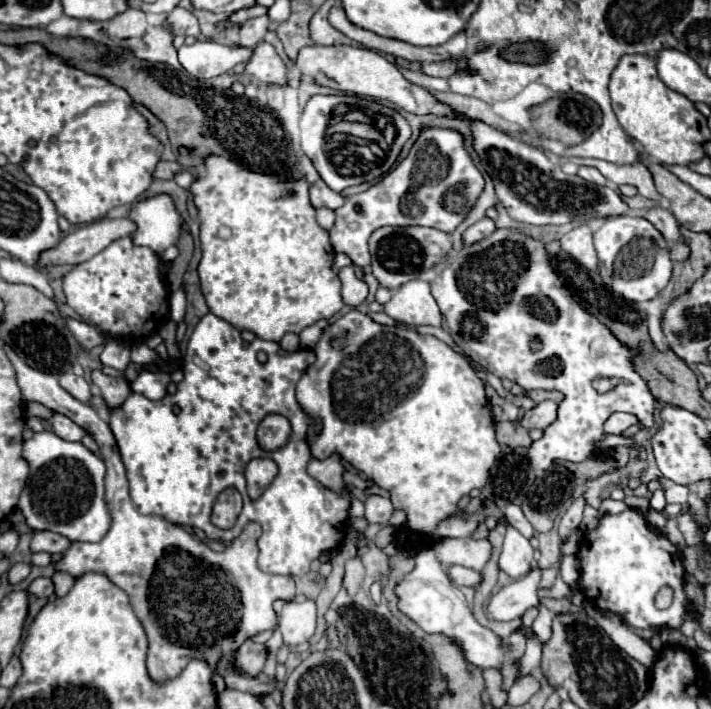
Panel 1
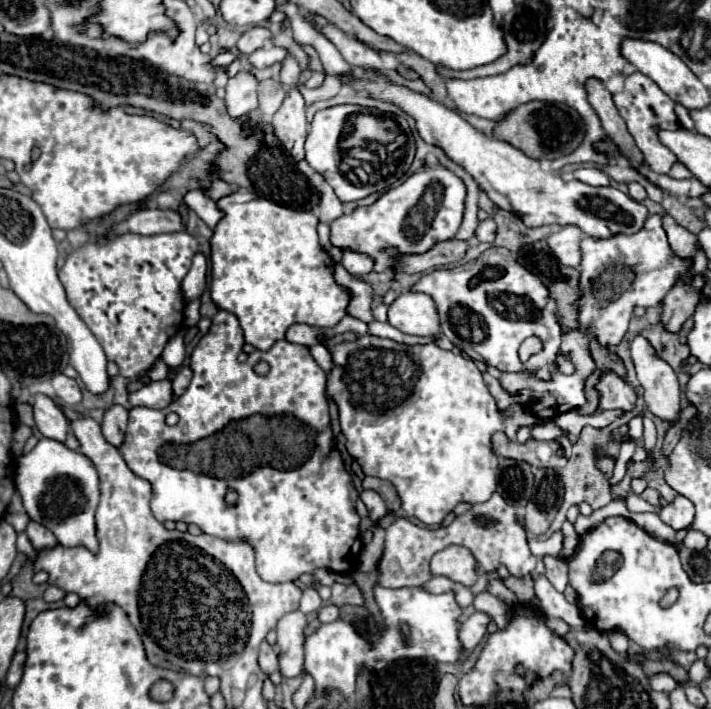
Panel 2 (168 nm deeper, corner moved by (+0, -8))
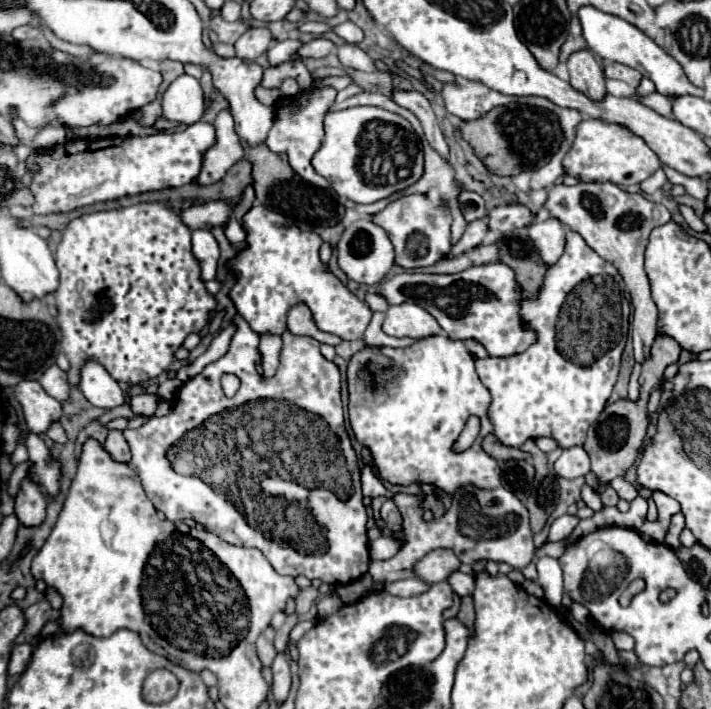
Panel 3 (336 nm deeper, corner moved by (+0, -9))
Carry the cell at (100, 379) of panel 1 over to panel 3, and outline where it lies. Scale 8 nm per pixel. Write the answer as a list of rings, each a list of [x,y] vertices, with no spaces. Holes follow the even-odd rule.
[[[111,430],[109,432],[107,442],[105,442],[105,450],[117,462],[129,462],[131,460],[131,452],[129,452],[127,440],[123,438],[123,434],[119,430]]]

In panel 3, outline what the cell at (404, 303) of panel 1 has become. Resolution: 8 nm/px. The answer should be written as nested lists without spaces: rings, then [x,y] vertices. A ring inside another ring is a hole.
[[[405,302],[399,306],[389,306],[389,310],[385,312],[383,332],[395,338],[425,338],[433,334],[443,334],[443,328],[427,310]]]

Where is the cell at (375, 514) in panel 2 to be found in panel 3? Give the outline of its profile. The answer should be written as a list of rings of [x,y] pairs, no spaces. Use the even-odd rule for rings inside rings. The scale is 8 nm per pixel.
[[[363,466],[363,476],[361,476],[361,482],[363,482],[363,496],[383,496],[387,494],[381,478],[373,472],[371,466]]]

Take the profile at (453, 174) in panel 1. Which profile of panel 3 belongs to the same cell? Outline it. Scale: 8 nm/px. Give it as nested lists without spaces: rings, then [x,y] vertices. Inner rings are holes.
[[[425,194],[403,196],[391,202],[383,212],[373,216],[373,222],[379,224],[391,238],[395,248],[395,264],[403,268],[421,268],[433,266],[451,252],[451,216],[447,204],[433,206]]]

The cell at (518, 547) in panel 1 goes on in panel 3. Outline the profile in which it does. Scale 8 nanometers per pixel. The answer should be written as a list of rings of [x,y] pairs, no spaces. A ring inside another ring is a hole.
[[[459,486],[459,490],[455,490],[451,498],[451,508],[441,518],[431,518],[431,520],[423,520],[423,508],[421,508],[423,496],[411,496],[399,492],[391,500],[395,502],[395,506],[403,516],[401,538],[405,538],[407,544],[391,560],[371,562],[369,574],[377,582],[385,580],[387,584],[391,584],[401,578],[411,578],[417,560],[421,560],[427,552],[435,548],[453,550],[455,556],[465,564],[473,564],[475,560],[487,558],[493,562],[507,562],[517,570],[525,568],[535,556],[533,532],[529,528],[529,512],[525,504],[503,486],[497,486],[495,490],[483,490],[477,486]]]

